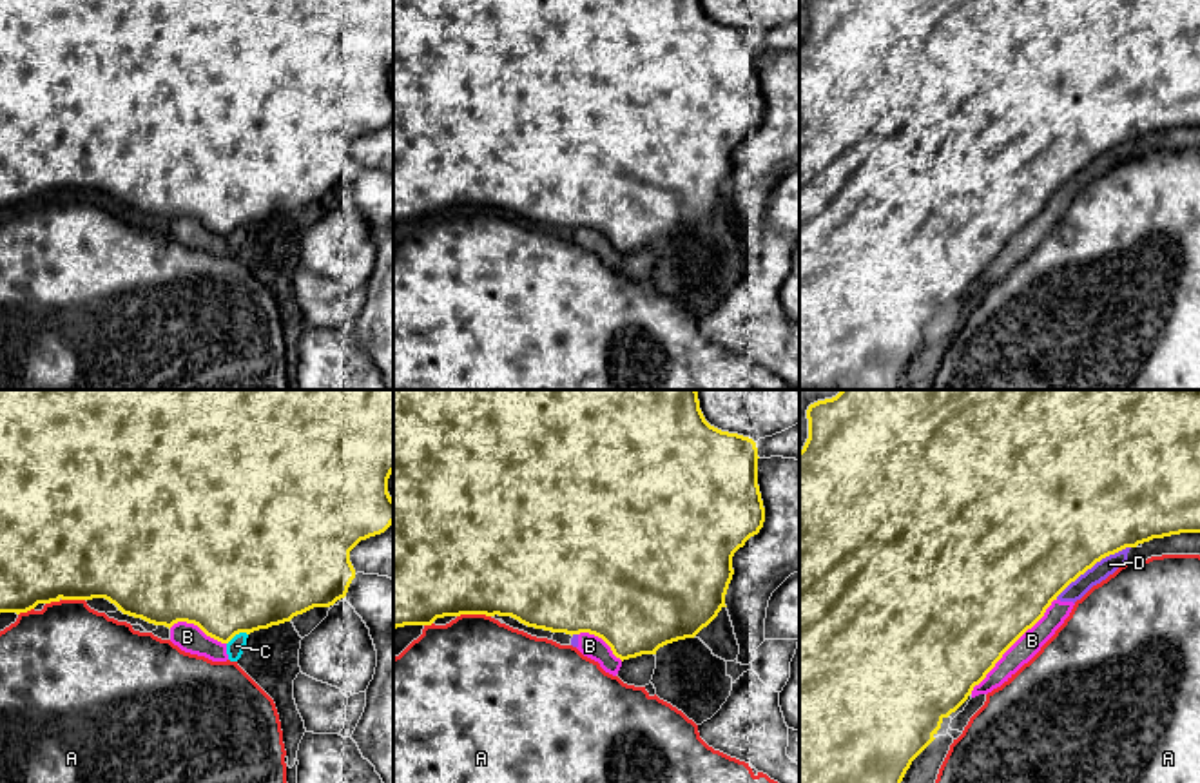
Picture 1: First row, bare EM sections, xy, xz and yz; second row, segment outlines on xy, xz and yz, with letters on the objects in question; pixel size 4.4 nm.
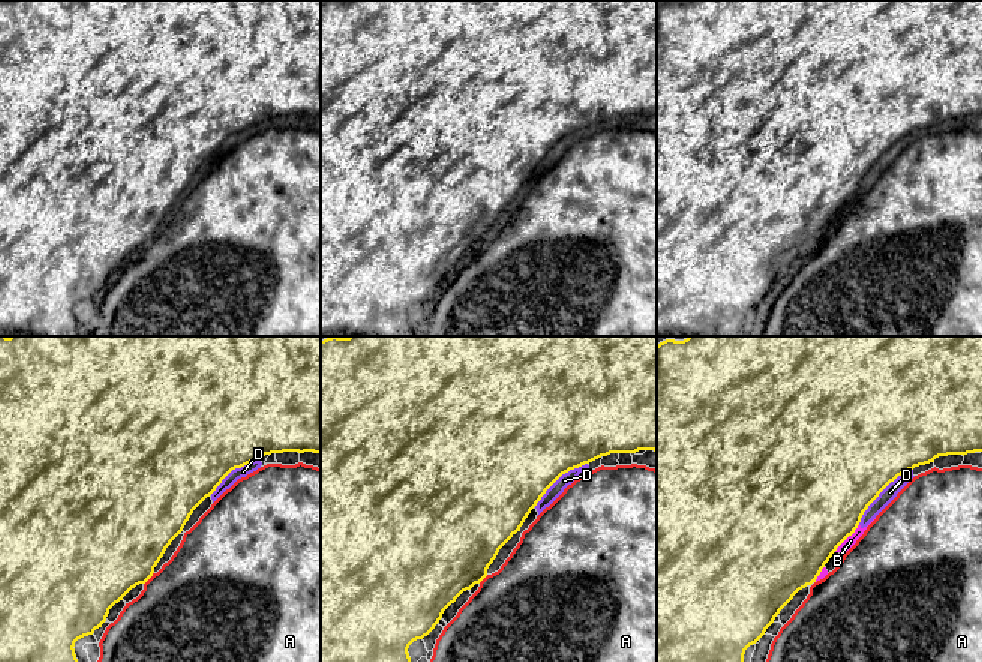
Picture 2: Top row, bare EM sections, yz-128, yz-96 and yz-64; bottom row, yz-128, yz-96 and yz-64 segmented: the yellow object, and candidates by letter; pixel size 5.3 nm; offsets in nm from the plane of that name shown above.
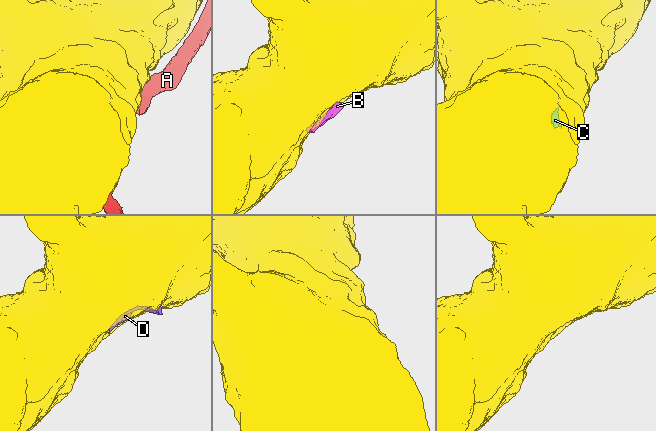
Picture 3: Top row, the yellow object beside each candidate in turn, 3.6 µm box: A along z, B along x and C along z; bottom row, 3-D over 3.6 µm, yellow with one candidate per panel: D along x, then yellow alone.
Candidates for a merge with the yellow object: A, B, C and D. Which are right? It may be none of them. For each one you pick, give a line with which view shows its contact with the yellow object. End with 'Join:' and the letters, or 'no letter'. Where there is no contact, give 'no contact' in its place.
Join: no letter

